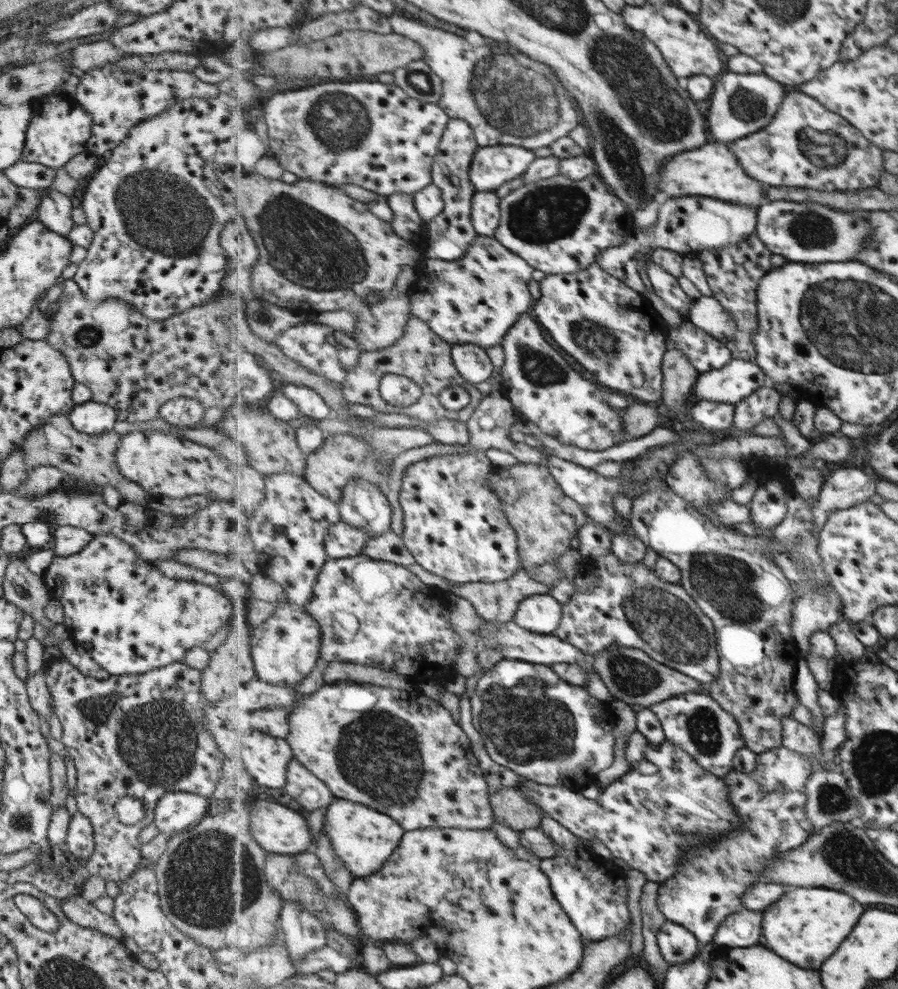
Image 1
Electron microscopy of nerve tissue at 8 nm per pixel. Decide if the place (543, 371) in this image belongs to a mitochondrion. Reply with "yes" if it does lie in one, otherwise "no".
yes

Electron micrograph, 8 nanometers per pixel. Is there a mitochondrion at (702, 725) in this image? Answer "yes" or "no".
yes

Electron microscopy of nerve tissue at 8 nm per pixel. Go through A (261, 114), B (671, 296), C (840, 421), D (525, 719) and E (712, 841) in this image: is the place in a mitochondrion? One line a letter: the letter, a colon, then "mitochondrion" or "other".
A: other
B: other
C: other
D: mitochondrion
E: other

